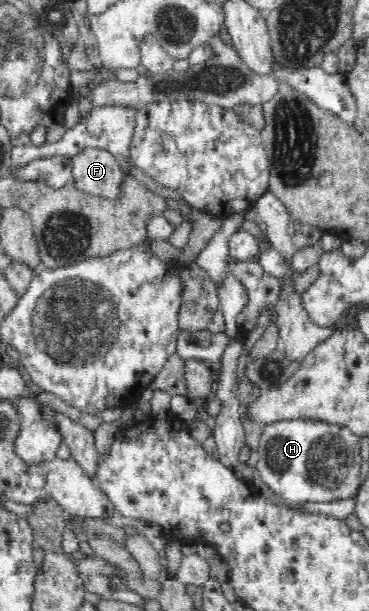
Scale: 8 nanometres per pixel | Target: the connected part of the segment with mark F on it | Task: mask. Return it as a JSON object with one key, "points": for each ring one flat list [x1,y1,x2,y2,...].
{"points":[[87,148,71,158,72,178,80,191,92,195,119,197,119,185,123,179,117,160,108,151]]}

